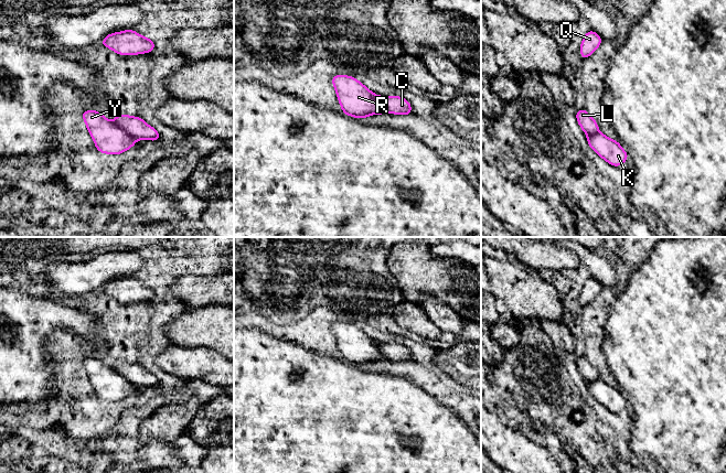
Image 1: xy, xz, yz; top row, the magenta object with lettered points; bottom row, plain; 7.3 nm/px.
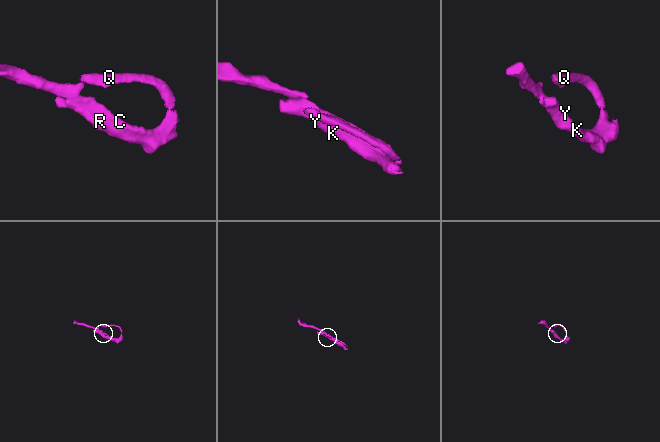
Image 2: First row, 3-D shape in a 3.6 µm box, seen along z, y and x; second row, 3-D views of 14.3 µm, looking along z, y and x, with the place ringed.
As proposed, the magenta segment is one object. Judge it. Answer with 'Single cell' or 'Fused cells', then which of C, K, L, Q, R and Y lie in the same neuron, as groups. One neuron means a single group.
Fused cells. Groups: C L Q / K R Y

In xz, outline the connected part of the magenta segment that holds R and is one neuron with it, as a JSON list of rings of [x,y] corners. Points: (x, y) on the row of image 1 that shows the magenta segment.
[[[335,75],[332,77],[332,85],[344,115],[364,119],[375,114],[386,114],[378,103],[377,95],[353,76]]]

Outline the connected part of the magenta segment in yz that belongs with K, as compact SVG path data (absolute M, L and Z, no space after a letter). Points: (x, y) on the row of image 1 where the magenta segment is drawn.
M601 132L587 136L589 147L605 161L613 166L620 166L627 162L628 152L626 152L619 141L609 139Z

